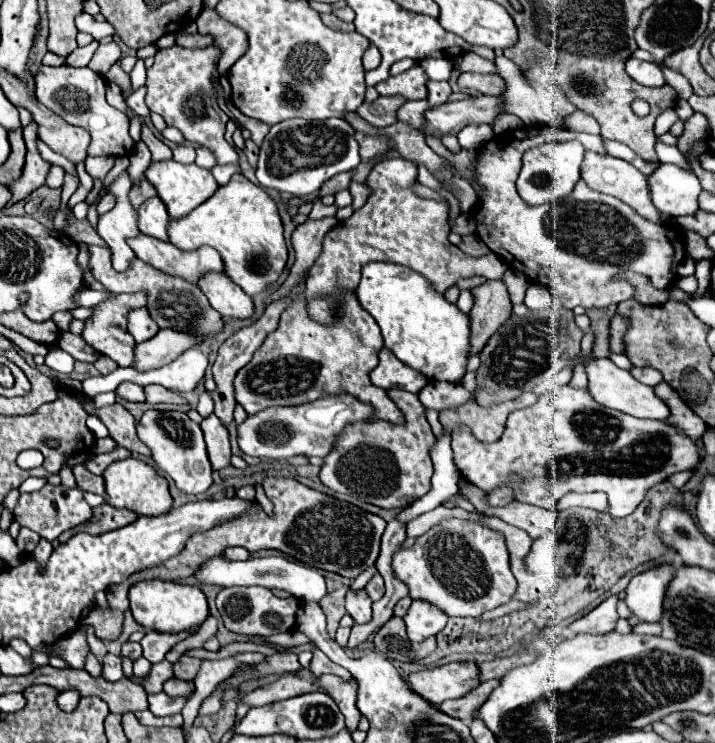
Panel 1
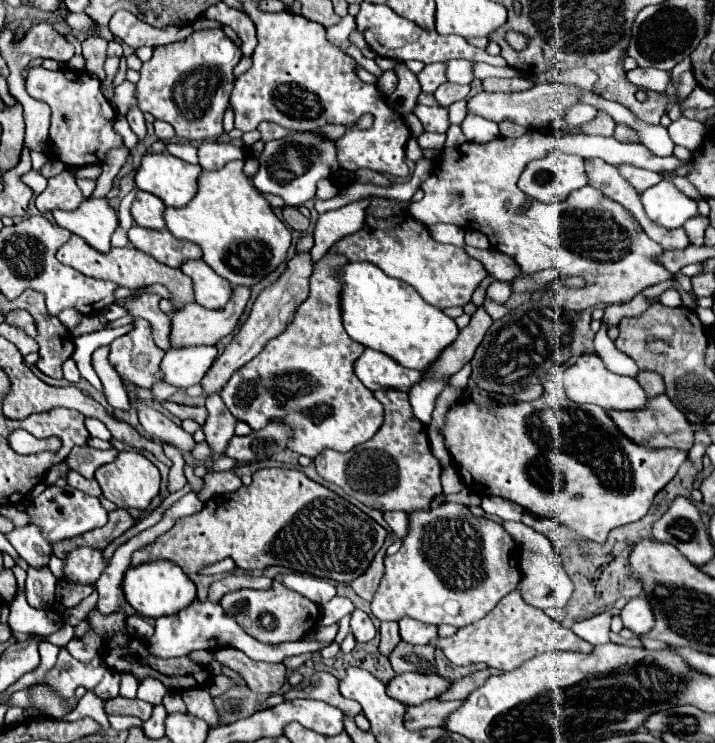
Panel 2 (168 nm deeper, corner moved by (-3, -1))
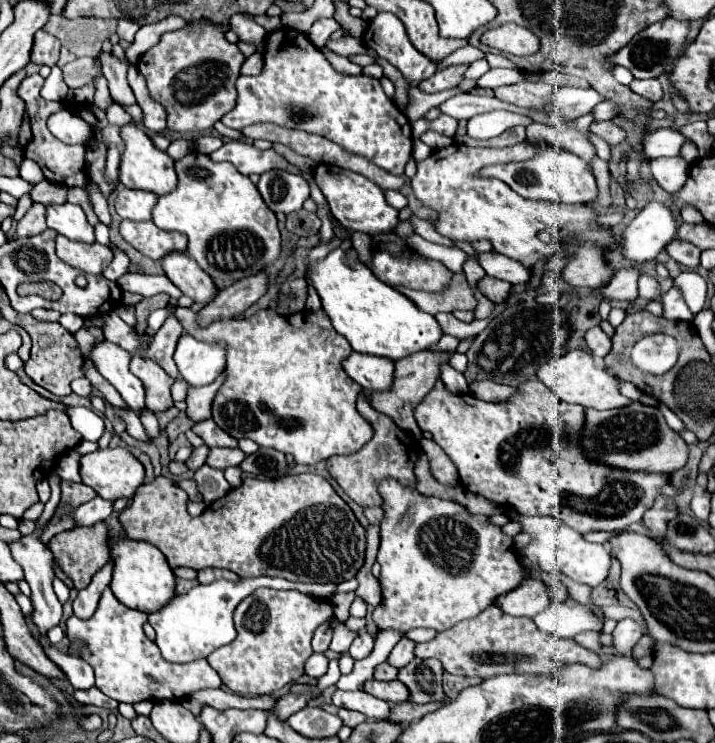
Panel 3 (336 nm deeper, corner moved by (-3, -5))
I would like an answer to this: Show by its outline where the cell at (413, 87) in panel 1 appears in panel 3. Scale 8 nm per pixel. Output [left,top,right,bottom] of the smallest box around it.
[419,64,467,94]

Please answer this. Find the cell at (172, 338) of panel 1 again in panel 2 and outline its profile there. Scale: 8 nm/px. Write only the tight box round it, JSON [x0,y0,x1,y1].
[171,288,251,348]

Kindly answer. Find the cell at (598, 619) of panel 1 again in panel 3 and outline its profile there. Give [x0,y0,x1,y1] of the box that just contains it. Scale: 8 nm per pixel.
[575,630,603,652]

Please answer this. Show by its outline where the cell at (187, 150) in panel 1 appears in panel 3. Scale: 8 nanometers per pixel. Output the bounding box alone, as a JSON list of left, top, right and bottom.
[167,140,193,160]

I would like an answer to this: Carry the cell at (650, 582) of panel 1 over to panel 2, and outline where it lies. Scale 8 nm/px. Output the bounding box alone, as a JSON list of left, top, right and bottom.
[621,596,655,636]

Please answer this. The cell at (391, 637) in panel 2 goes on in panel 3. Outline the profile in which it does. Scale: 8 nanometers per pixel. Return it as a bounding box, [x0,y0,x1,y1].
[375,662,399,680]

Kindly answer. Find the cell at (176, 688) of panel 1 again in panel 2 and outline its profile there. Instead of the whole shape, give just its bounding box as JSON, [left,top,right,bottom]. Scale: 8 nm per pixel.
[179,688,221,726]

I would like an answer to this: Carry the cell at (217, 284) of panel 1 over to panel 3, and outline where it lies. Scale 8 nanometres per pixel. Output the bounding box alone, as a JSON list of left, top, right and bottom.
[163,254,217,304]

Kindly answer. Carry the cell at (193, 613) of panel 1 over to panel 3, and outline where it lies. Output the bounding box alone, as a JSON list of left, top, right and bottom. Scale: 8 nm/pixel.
[111,538,177,614]

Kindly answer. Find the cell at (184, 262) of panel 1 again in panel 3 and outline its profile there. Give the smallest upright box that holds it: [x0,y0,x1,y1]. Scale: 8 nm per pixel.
[121,220,187,260]

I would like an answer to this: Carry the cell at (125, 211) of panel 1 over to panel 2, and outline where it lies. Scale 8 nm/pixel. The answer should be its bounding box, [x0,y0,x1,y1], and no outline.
[55,198,117,252]

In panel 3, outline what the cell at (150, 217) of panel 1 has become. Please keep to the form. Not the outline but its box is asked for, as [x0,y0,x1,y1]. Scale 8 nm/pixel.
[115,188,157,222]

